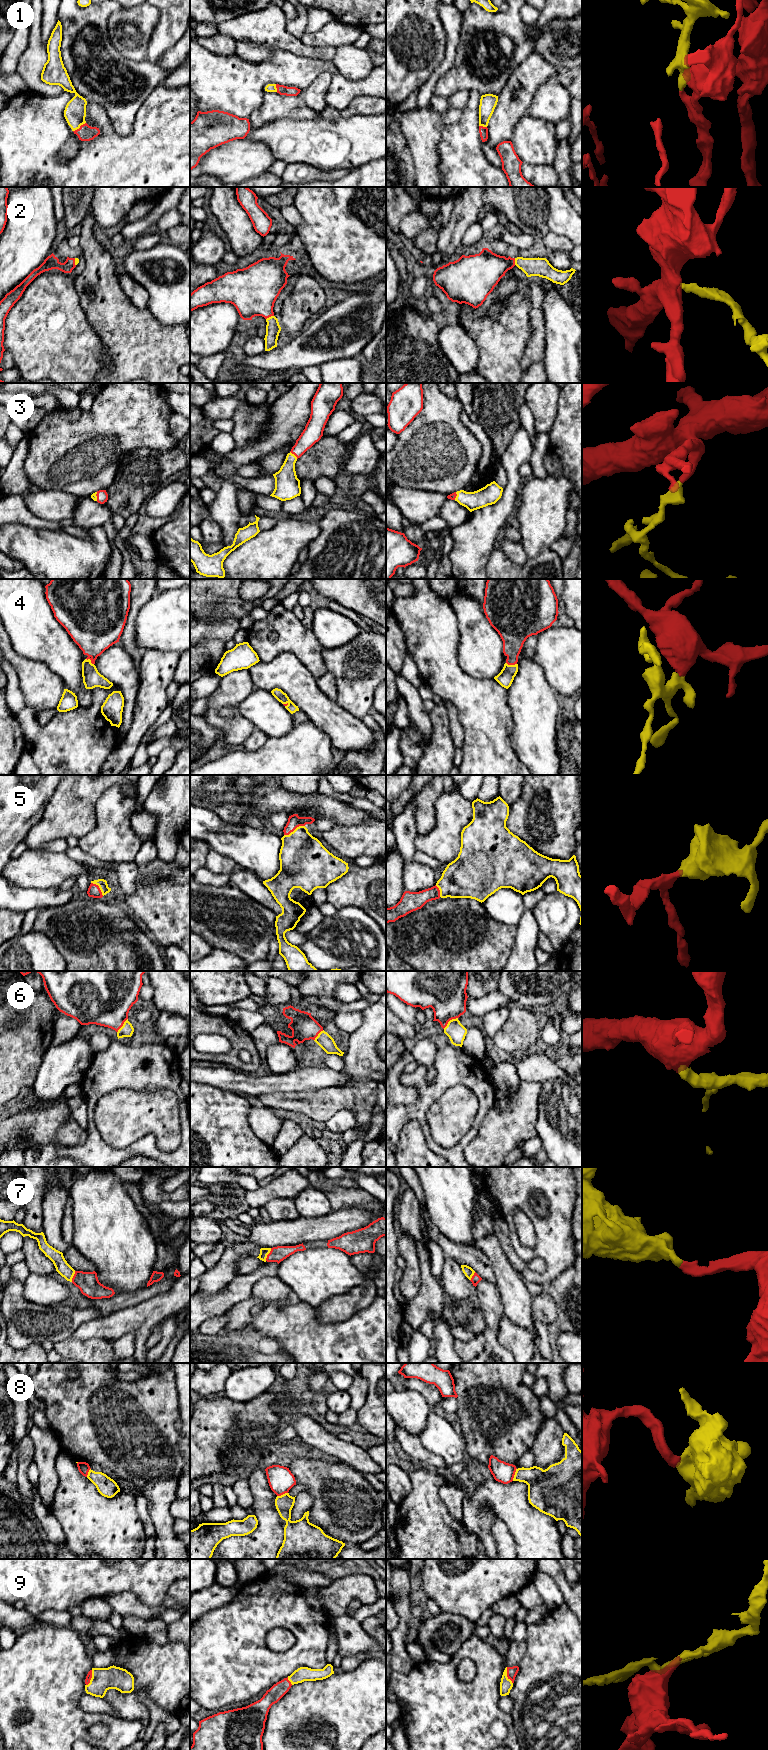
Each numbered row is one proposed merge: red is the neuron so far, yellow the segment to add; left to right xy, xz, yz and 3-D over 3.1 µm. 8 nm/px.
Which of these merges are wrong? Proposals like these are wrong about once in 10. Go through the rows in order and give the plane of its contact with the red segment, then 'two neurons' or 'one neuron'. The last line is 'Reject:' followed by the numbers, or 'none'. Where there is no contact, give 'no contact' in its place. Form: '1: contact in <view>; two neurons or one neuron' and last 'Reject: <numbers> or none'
1: contact in xy; one neuron
2: contact in xz; one neuron
3: contact in xz; one neuron
4: contact in yz; one neuron
5: contact in xz; one neuron
6: contact in yz; one neuron
7: contact in xz; one neuron
8: contact in yz; two neurons
9: contact in yz; one neuron
Reject: 8

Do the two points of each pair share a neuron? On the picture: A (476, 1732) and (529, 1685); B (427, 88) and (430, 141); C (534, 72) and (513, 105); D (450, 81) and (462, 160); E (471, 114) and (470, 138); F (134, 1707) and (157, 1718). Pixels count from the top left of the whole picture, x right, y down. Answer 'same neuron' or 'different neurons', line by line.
A: different neurons
B: different neurons
C: same neuron
D: different neurons
E: same neuron
F: different neurons

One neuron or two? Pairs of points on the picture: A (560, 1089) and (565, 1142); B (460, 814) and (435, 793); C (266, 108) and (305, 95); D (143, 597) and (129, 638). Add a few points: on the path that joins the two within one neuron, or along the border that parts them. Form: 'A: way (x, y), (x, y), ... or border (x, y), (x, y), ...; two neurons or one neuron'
A: way (564, 1102), (565, 1129); one neuron
B: border (443, 791), (435, 801), (435, 819); two neurons
C: border (297, 95), (311, 109), (317, 112); two neurons
D: way (134, 607), (129, 628); one neuron

